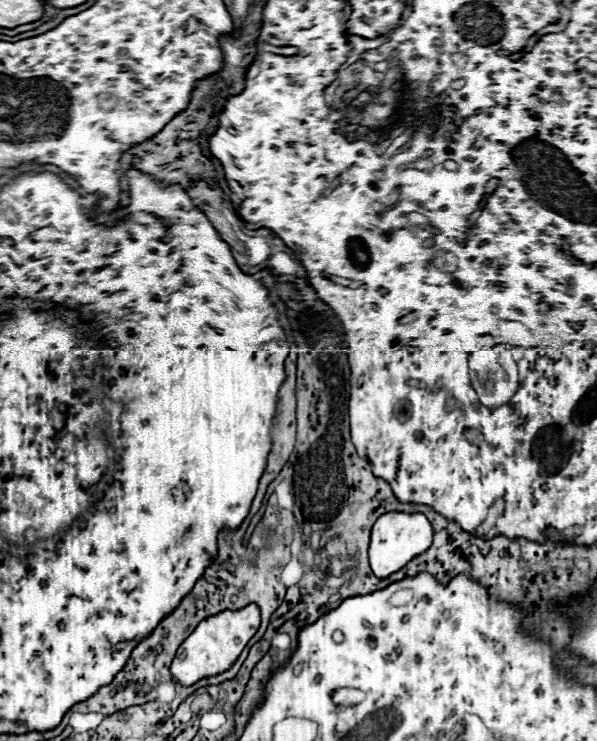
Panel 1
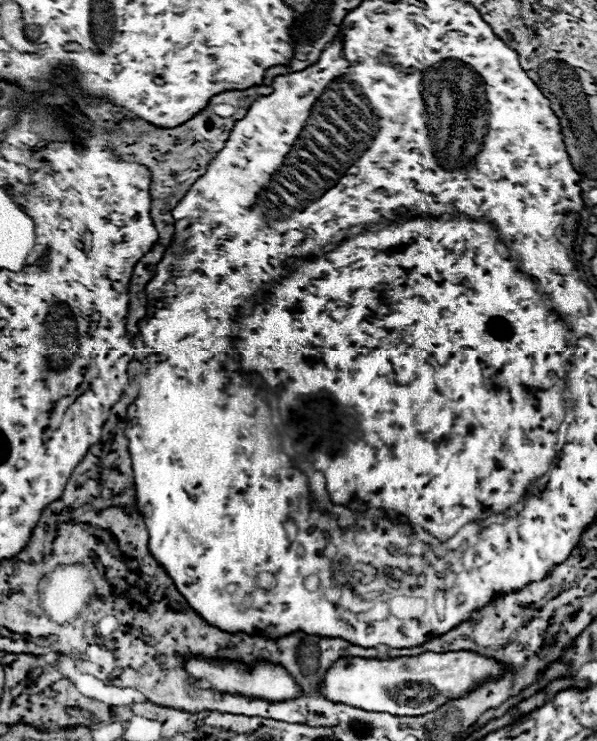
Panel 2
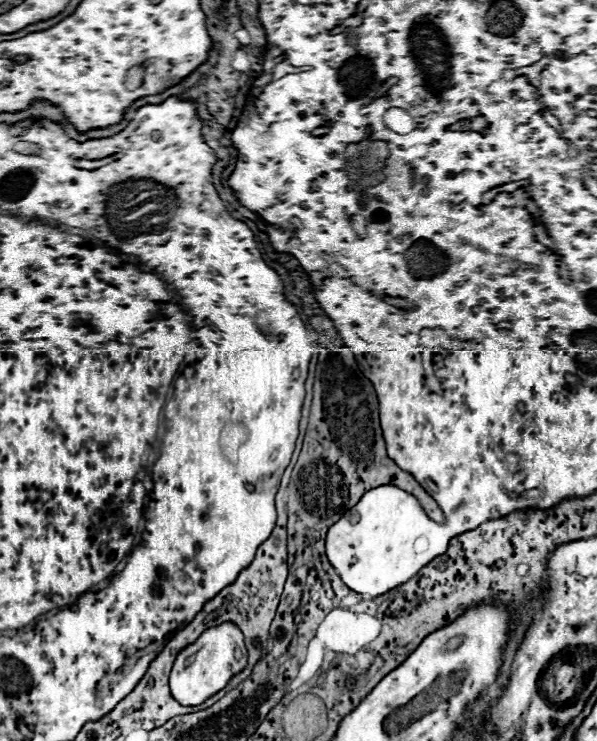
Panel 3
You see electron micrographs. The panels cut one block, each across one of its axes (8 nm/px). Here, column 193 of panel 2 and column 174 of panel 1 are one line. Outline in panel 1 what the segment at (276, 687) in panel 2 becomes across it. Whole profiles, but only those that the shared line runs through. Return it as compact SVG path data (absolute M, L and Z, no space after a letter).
M248 604L236 612L220 612L216 616L210 616L208 620L202 620L196 626L196 632L192 632L192 636L188 636L184 644L180 644L170 668L172 676L184 686L192 686L202 678L226 672L236 662L248 640L256 634L258 626L260 626L260 608L256 604Z

